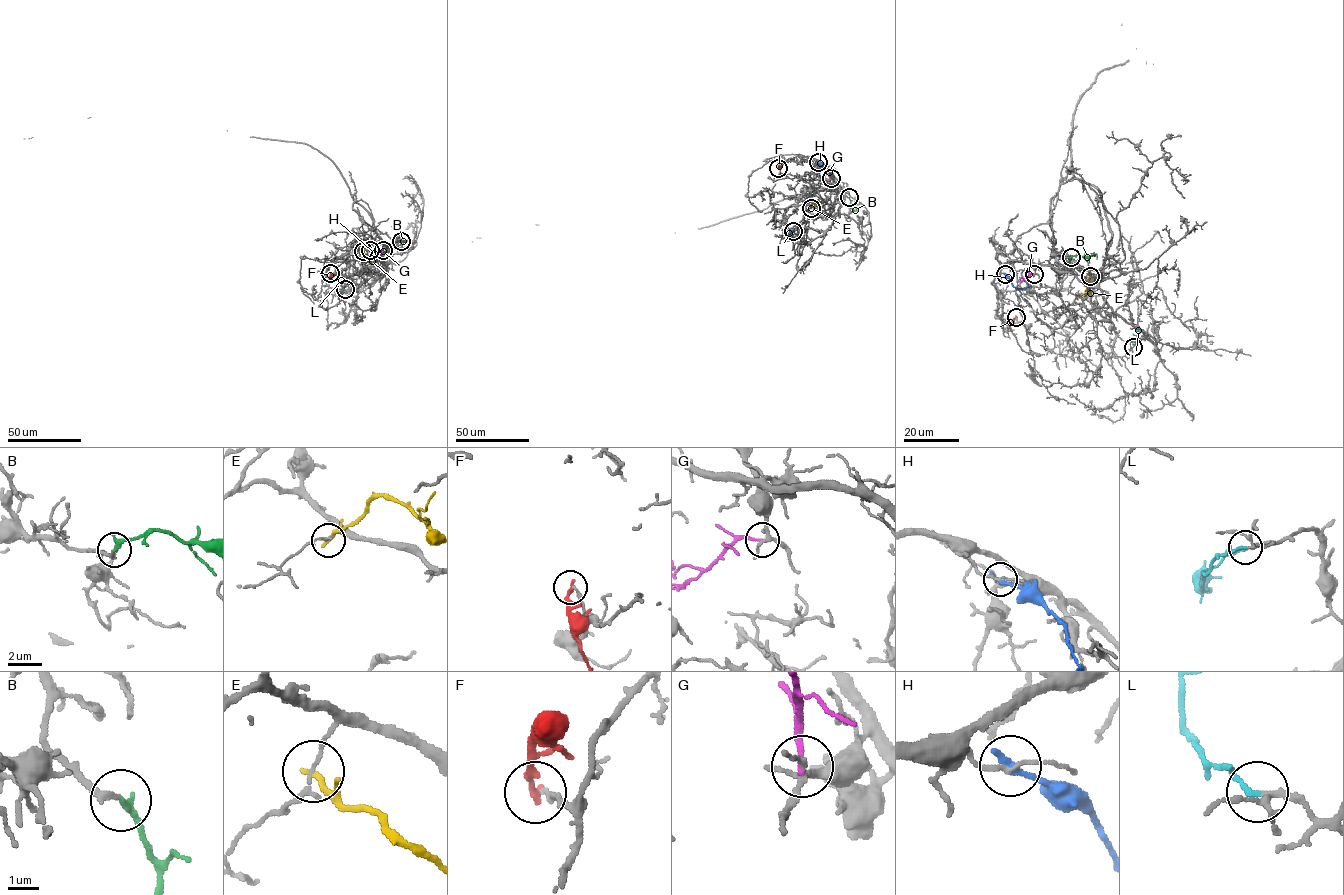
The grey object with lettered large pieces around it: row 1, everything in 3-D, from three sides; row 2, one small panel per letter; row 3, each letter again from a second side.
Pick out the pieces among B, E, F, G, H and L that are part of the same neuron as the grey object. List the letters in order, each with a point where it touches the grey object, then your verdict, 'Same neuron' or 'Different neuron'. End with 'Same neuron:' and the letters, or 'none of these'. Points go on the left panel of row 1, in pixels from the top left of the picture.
B: Touches grey at (401, 241). Same neuron
E: Touches grey at (363, 251). Different neuron
F: Touches grey at (330, 273). Different neuron
G: Touches grey at (383, 250). Different neuron
H: Touches grey at (370, 250). Different neuron
L: Touches grey at (345, 289). Same neuron
Same neuron: B, L

